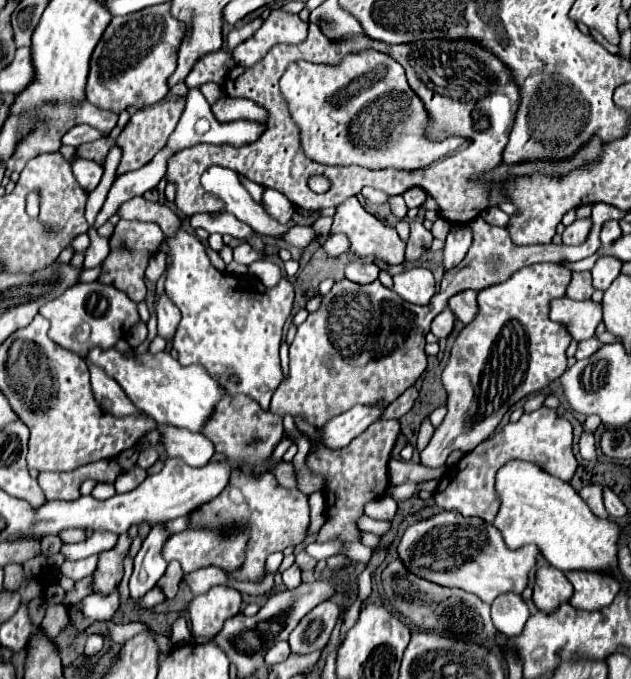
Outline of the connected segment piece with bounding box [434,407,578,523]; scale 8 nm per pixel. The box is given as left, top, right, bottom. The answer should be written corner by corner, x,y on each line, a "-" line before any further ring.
540,407
538,411
524,413
520,421
508,423
498,433
482,441
474,451
466,453
452,469
454,477
446,483
446,477
440,481
434,501
440,509
456,509
464,517
480,517
488,523
494,521
498,513
498,499
494,493
494,475
510,459
524,459
540,465
554,477
570,481
578,469
578,461
572,451
572,425
556,415
556,409

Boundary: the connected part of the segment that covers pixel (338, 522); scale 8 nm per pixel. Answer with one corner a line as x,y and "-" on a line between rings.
382,419
372,423
362,435
352,439
350,445
342,449
326,449
326,445
316,443
314,451
306,455
306,467
324,477
324,497
326,497
326,523
316,535
316,543
344,541
360,543
362,531
358,529
358,519
364,517
364,505
382,499
388,489
388,461
396,439
400,437
398,419

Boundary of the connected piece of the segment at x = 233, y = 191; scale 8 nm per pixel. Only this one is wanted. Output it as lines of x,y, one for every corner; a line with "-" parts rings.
212,165
202,175
202,185
208,193
214,193
218,199
224,201
224,211
236,215
240,221
248,223
254,231
268,237
280,237
286,229
290,229
294,223
288,225
276,223
272,217
266,215
260,203
256,203
248,191
242,187
238,175
232,169

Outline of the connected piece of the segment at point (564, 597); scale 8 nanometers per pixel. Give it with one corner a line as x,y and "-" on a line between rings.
542,567
536,571
536,585
534,585
534,605
538,611
550,615
558,611
562,603
568,603
574,595
572,583
566,575
554,567

